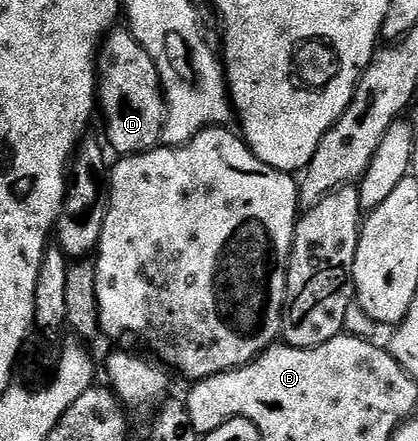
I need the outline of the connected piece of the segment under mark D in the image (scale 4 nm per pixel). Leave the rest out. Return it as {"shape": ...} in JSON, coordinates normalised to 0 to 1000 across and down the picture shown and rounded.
{"shape":[[[266,61],[256,70],[234,120],[230,161],[234,168],[234,224],[239,238],[239,263],[254,270],[254,308],[249,317],[266,338],[282,342],[285,356],[323,354],[337,345],[361,345],[366,336],[388,327],[388,288],[397,274],[397,222],[388,206],[388,181],[378,175],[373,141],[325,95],[325,86],[311,75],[309,61]]]}

